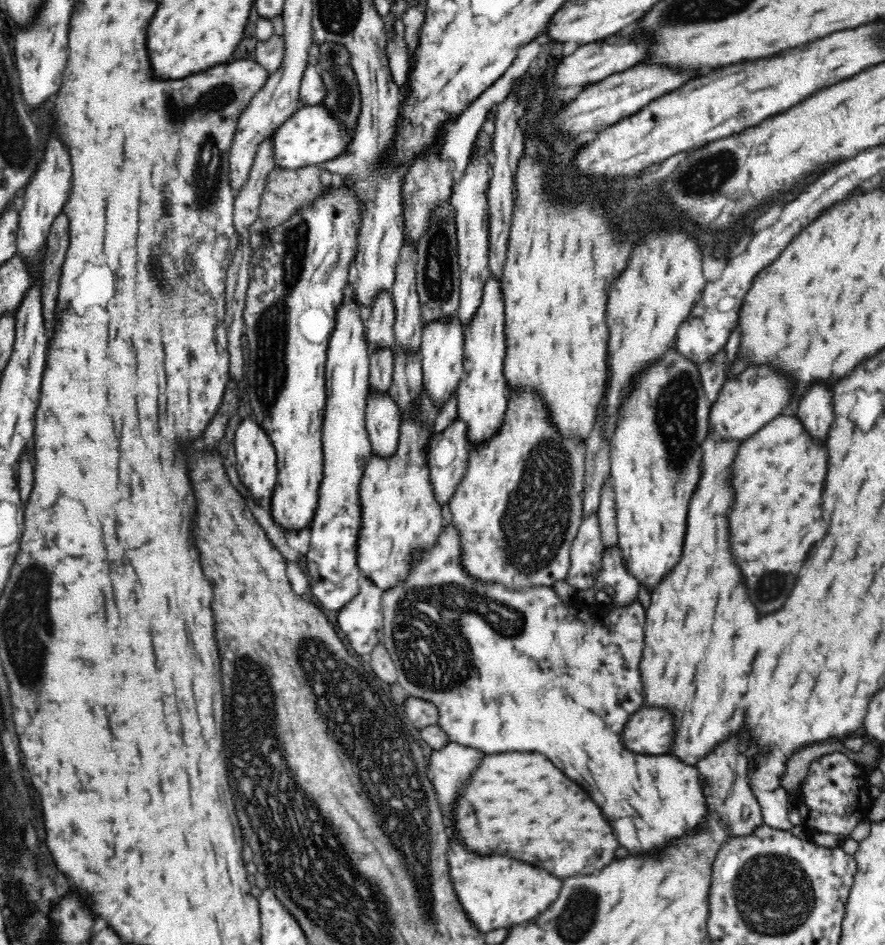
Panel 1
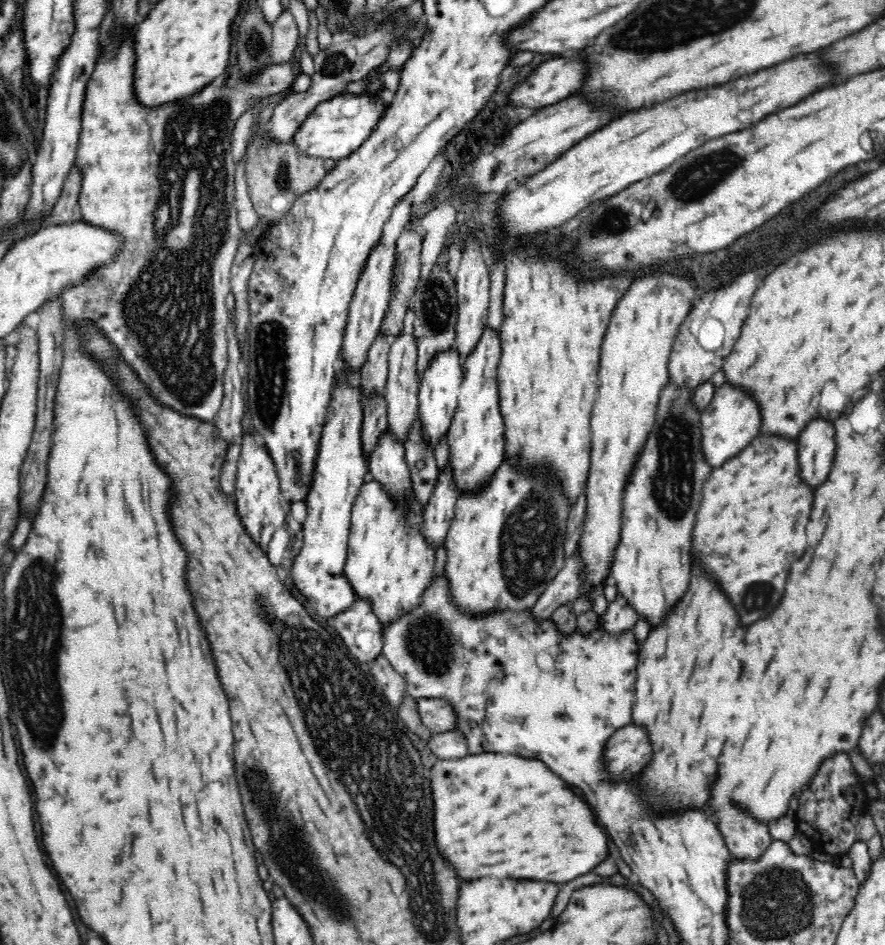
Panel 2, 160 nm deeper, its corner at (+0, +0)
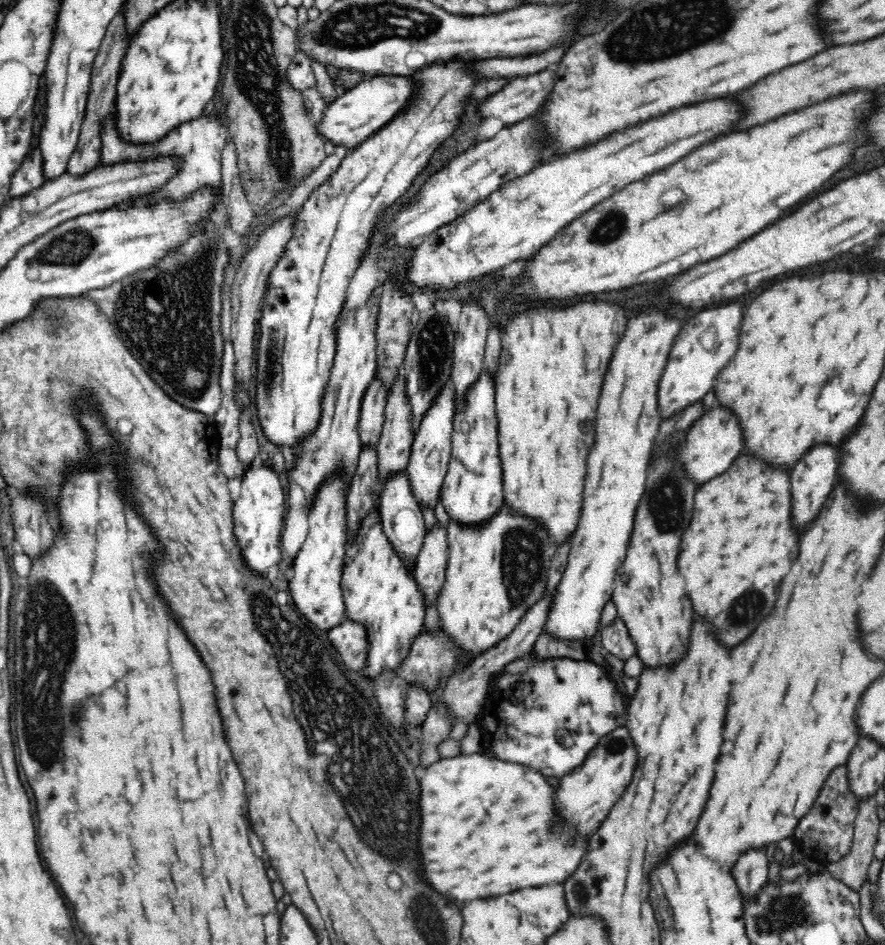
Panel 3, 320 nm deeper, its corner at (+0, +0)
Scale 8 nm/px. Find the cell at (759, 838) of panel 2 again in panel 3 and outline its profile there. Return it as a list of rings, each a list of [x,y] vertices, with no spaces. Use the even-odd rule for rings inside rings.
[[[762,849],[748,851],[736,863],[733,876],[743,901],[751,901],[761,893],[768,882],[768,867]]]

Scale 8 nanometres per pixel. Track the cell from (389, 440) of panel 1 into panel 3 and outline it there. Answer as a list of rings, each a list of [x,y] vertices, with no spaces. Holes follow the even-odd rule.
[[[400,473],[385,482],[381,492],[380,515],[386,538],[392,543],[394,551],[398,553],[402,565],[406,567],[409,574],[413,575],[421,546],[424,544],[426,527],[424,527],[423,510],[412,495],[407,475]]]

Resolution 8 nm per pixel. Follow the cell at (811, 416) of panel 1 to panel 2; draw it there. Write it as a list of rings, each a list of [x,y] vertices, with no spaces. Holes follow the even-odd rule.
[[[824,419],[811,420],[798,438],[798,464],[800,478],[818,488],[830,474],[836,452],[834,425]]]

